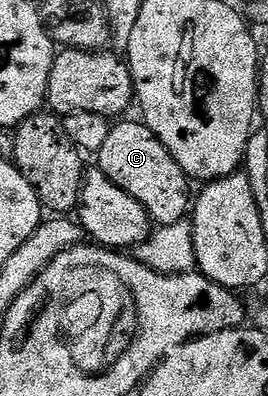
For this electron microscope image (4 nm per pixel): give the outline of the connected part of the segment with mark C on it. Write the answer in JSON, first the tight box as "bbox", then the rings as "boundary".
{"bbox":[98,121,194,226],"boundary":[[[143,121],[120,122],[109,129],[106,144],[98,151],[99,170],[108,177],[122,192],[134,196],[142,208],[152,217],[156,226],[178,224],[189,217],[190,207],[194,202],[194,190],[191,190],[190,179],[182,172],[178,160],[154,136],[149,126]]]}

